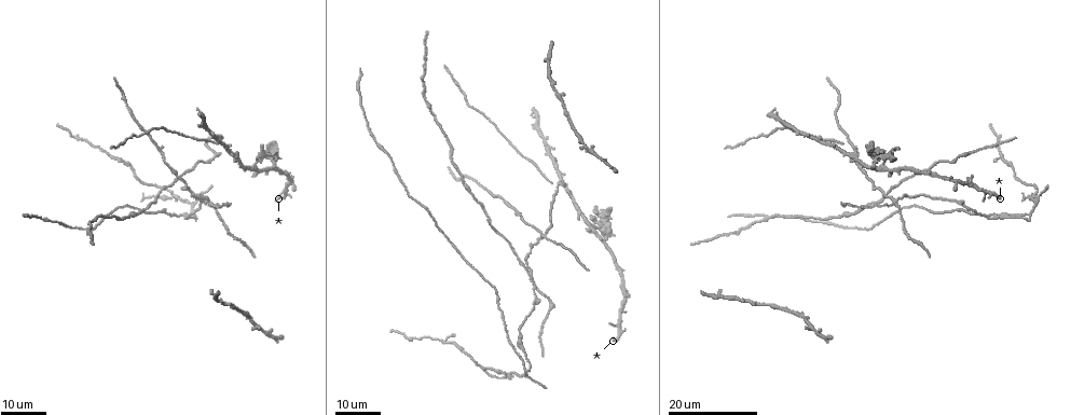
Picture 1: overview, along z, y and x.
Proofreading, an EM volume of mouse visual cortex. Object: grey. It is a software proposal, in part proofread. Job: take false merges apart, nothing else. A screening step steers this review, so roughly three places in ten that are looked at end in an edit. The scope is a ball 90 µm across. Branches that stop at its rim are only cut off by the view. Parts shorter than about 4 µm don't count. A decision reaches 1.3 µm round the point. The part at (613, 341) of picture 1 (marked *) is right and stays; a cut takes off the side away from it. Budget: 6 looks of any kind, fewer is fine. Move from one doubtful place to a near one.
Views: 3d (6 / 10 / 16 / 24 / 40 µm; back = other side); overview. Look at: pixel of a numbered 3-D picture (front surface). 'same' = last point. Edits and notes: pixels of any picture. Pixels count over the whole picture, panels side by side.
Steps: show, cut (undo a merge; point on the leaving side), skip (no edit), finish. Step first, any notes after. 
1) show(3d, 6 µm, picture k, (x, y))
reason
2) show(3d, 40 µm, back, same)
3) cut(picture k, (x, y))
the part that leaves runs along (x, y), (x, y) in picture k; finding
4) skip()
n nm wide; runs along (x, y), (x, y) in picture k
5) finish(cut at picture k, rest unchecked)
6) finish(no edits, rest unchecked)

show(3d, 16 µm, picture 1, (561, 177))
two arms in line, one across

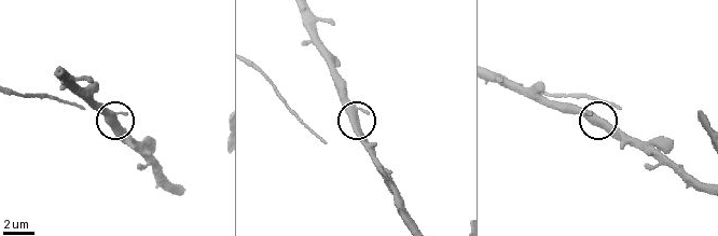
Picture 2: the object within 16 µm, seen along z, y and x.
show(3d, 10 µm, picture 2, (350, 118))

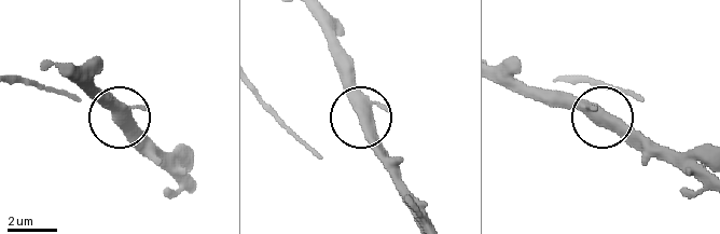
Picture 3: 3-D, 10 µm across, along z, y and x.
skip()
390 nm wide; all the same neuron

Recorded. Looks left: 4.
show(3d, 24 µm, picture 1, (883, 163))

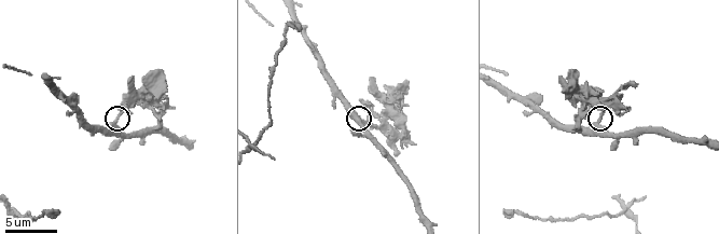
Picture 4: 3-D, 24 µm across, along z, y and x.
show(3d, 6 µm, picture 4, (599, 121))

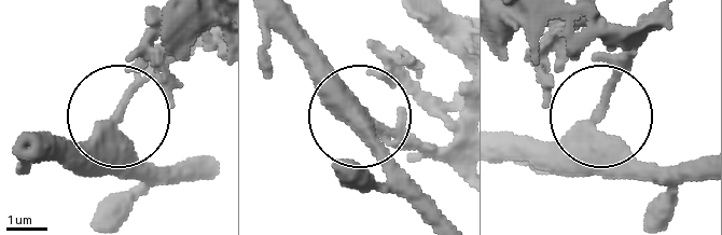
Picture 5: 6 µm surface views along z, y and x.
cut(picture 5, (141, 70))
370 nm wide; the part that leaves runs along (599, 110), (629, 45), (574, 31) in picture 5; a second neuron is stuck on

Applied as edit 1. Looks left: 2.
finish(cut at picture 5, rest unchecked)

